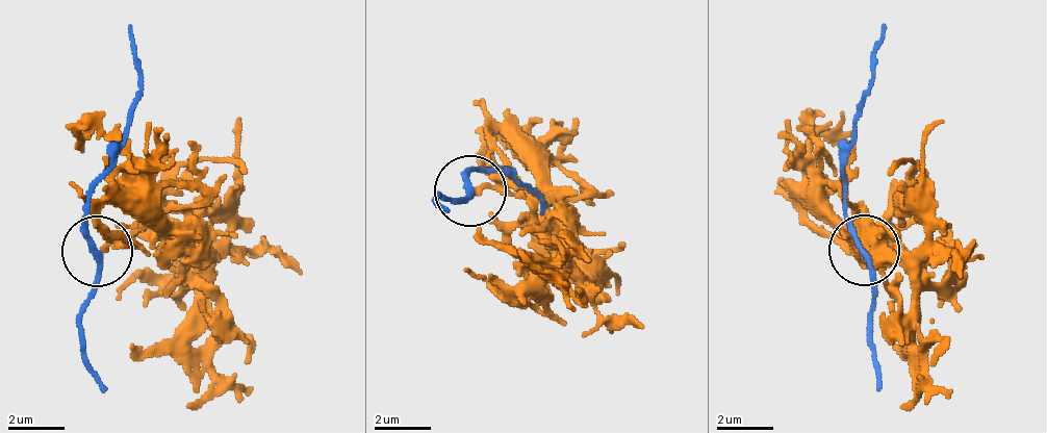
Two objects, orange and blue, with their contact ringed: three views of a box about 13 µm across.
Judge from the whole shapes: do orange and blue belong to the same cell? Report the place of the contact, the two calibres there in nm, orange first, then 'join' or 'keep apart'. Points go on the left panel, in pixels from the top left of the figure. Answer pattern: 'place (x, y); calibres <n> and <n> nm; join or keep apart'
place (97, 251); calibres 130 and 180 nm; keep apart

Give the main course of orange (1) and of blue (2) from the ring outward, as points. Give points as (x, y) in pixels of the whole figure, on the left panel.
1: (98, 253), (138, 247), (163, 253), (215, 302), (211, 365), (254, 386)
2: (98, 253), (87, 182), (134, 104), (131, 26)

